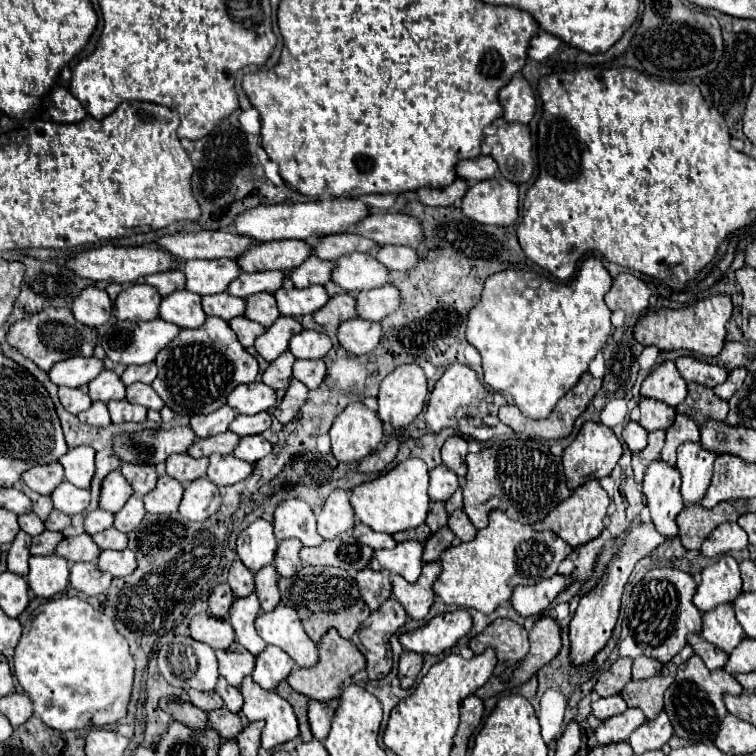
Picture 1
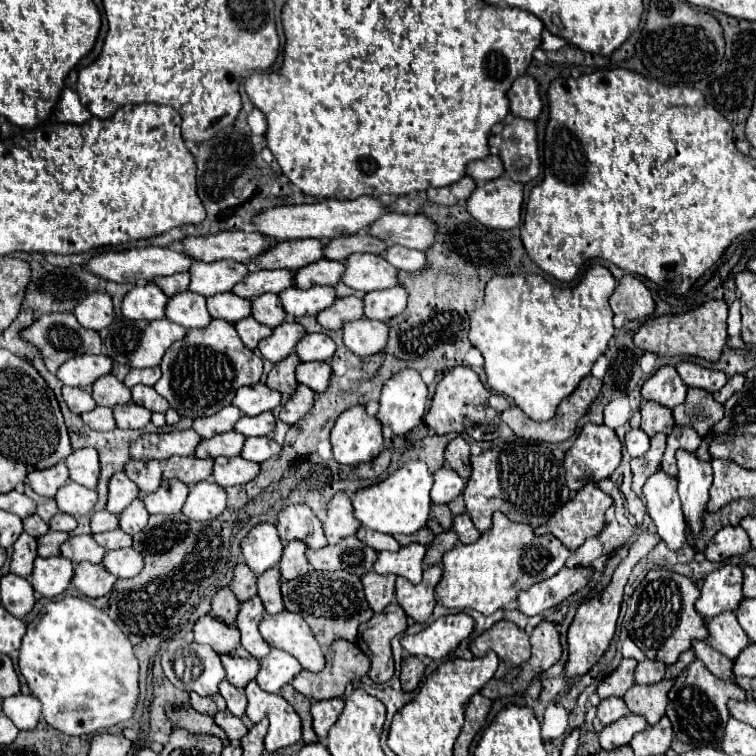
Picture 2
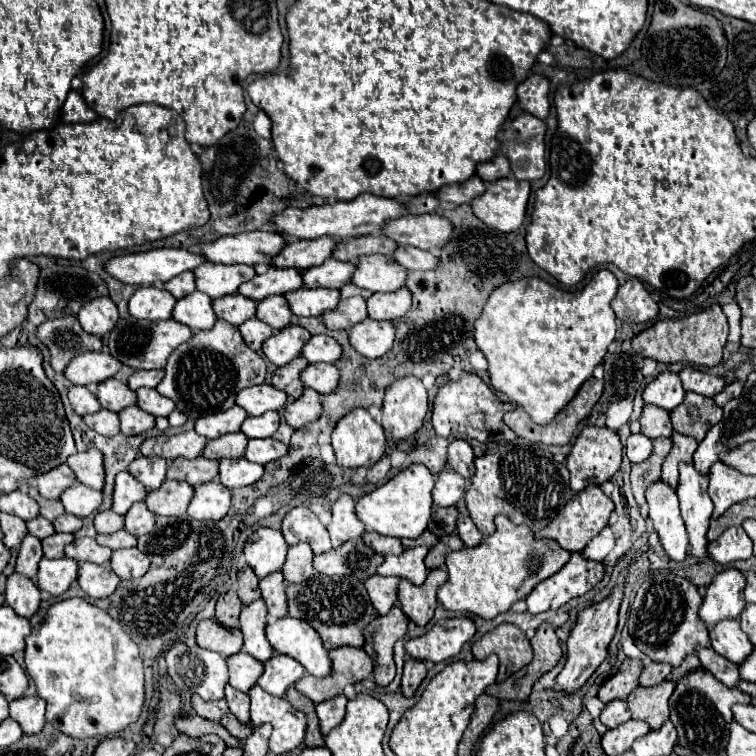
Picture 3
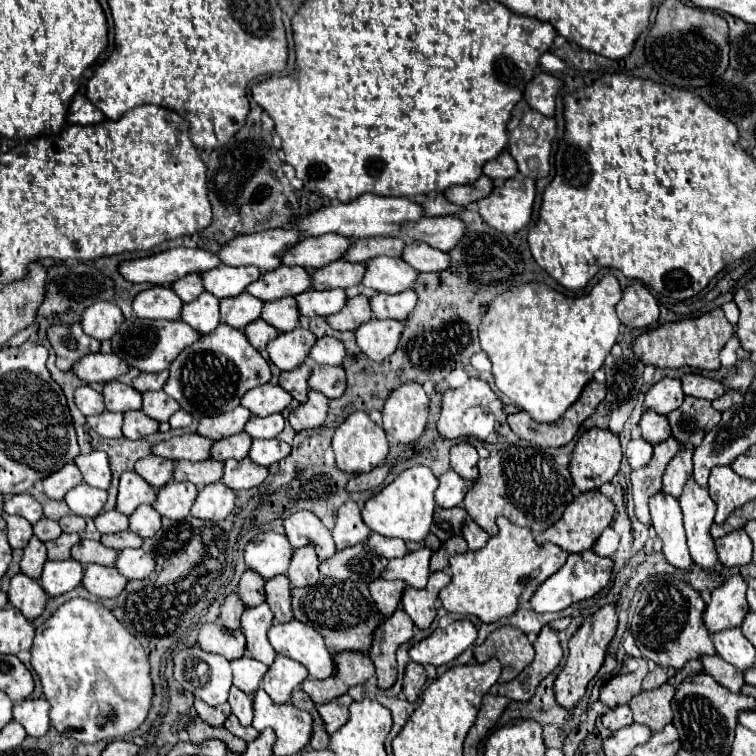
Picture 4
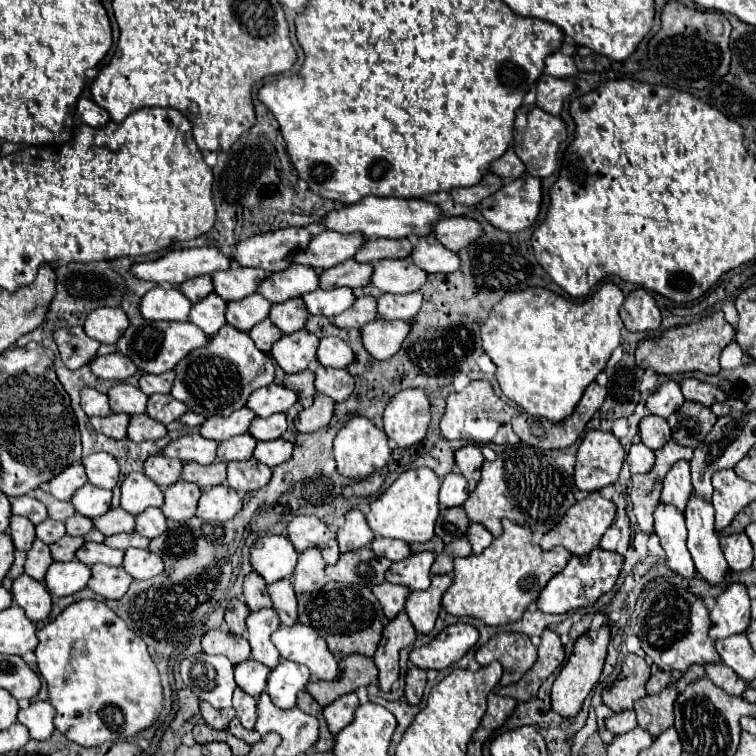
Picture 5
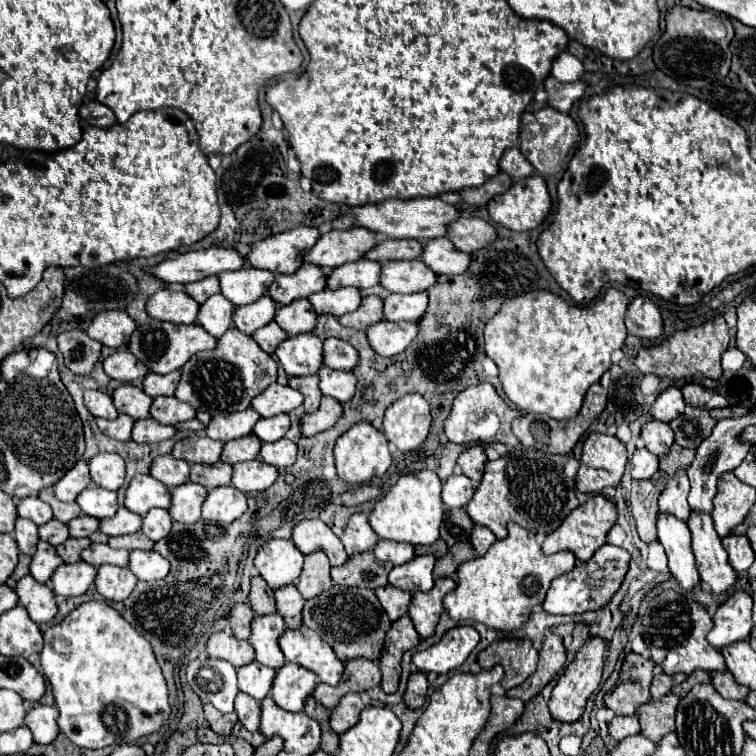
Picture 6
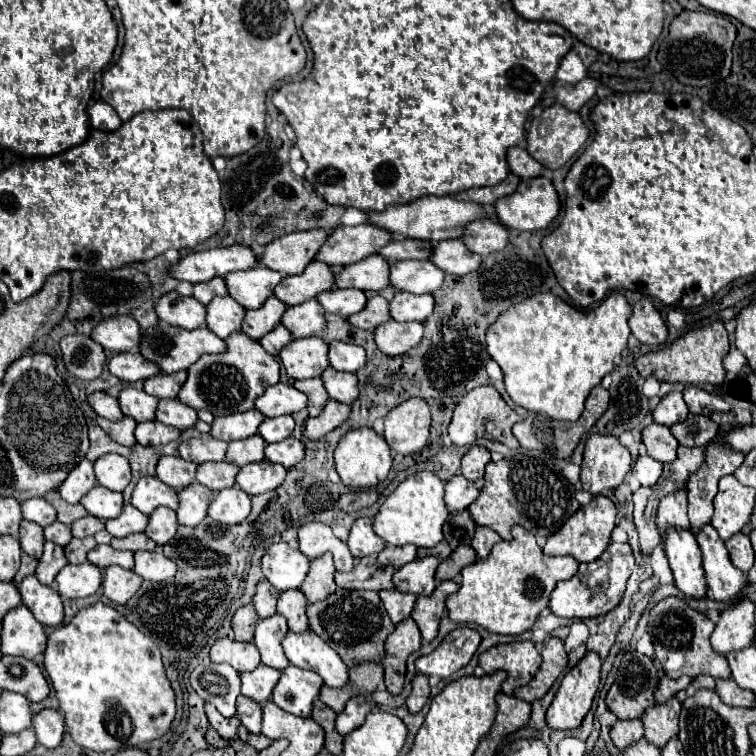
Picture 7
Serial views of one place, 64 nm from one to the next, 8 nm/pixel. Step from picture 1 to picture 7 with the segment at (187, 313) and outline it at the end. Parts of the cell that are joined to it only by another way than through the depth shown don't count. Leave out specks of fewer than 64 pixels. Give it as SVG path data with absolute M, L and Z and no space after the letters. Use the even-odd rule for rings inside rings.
M216 296L208 306L208 328L222 340L226 340L232 332L240 330L242 318L244 318L244 308L240 304L236 304L236 300L232 300L230 296L222 298Z

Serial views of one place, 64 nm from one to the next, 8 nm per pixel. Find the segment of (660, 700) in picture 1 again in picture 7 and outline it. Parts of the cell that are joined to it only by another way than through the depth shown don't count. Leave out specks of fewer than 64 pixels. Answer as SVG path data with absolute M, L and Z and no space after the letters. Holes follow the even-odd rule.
M670 698L666 704L656 704L648 708L642 714L642 724L644 724L644 738L662 748L664 742L670 738L678 736L678 716L680 716L680 702L676 698Z

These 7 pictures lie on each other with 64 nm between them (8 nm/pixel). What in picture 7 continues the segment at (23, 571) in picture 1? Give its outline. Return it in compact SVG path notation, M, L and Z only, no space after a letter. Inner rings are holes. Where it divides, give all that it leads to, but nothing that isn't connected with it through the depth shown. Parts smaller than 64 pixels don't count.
M46 542L44 544L44 554L40 558L40 564L36 568L36 578L46 584L46 586L52 586L60 568L64 568L68 564L68 558L64 556L64 548L52 544L52 542Z

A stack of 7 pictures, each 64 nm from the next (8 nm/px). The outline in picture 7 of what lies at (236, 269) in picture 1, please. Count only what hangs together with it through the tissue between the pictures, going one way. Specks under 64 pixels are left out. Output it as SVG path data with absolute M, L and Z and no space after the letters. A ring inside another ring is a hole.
M252 268L244 272L230 272L226 276L230 296L242 304L246 310L262 308L268 296L274 296L276 284L280 284L284 276L280 272L272 272L270 268Z

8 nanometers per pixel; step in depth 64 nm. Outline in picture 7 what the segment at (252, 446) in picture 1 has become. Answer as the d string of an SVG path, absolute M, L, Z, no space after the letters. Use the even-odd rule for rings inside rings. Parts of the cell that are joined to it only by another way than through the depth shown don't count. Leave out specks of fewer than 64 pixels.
M286 438L282 442L268 444L266 450L264 450L266 460L270 460L274 464L282 464L286 468L296 466L304 458L304 452L306 452L304 442L296 440L296 438Z

